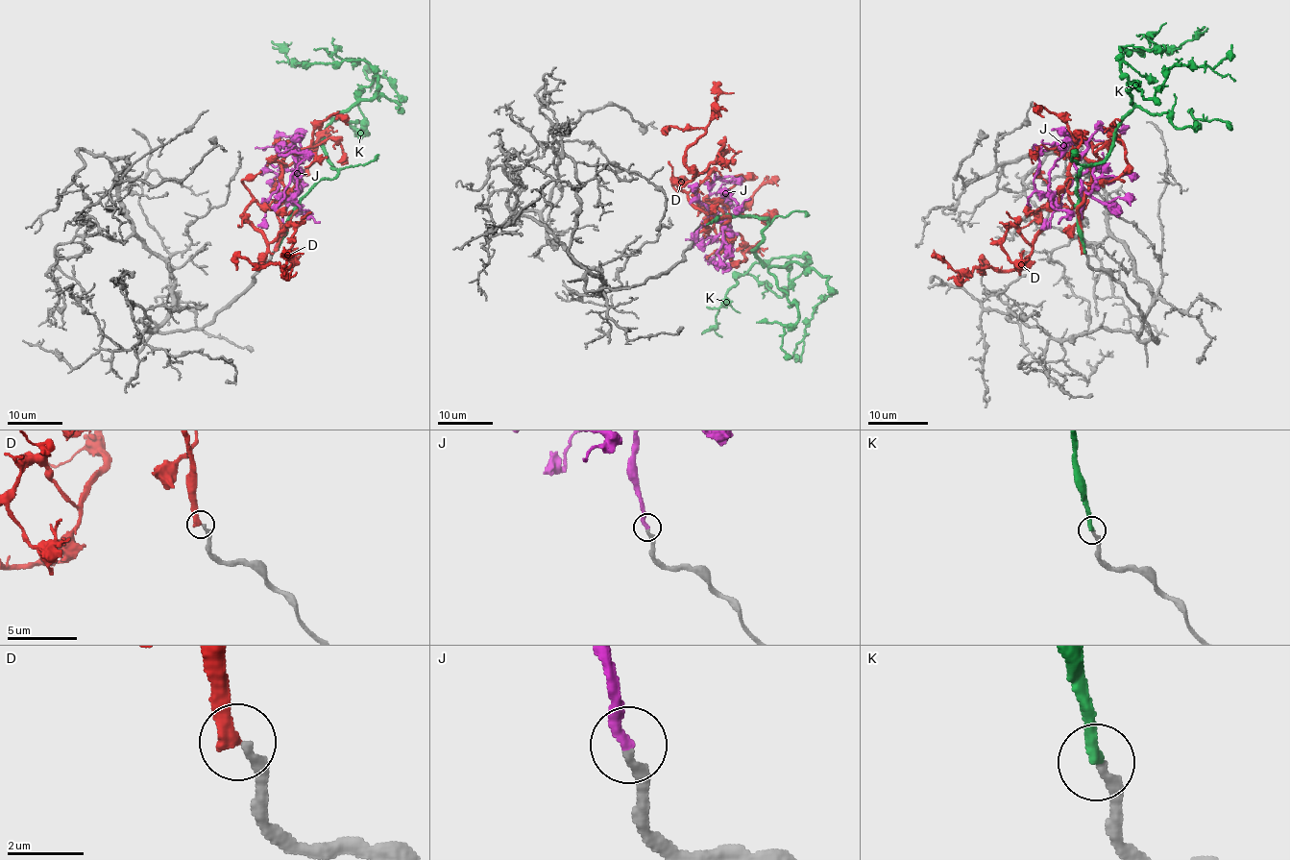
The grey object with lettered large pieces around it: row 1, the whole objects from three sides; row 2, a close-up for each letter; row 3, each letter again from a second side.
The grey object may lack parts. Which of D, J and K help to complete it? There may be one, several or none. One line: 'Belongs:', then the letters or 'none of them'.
Belongs: J

